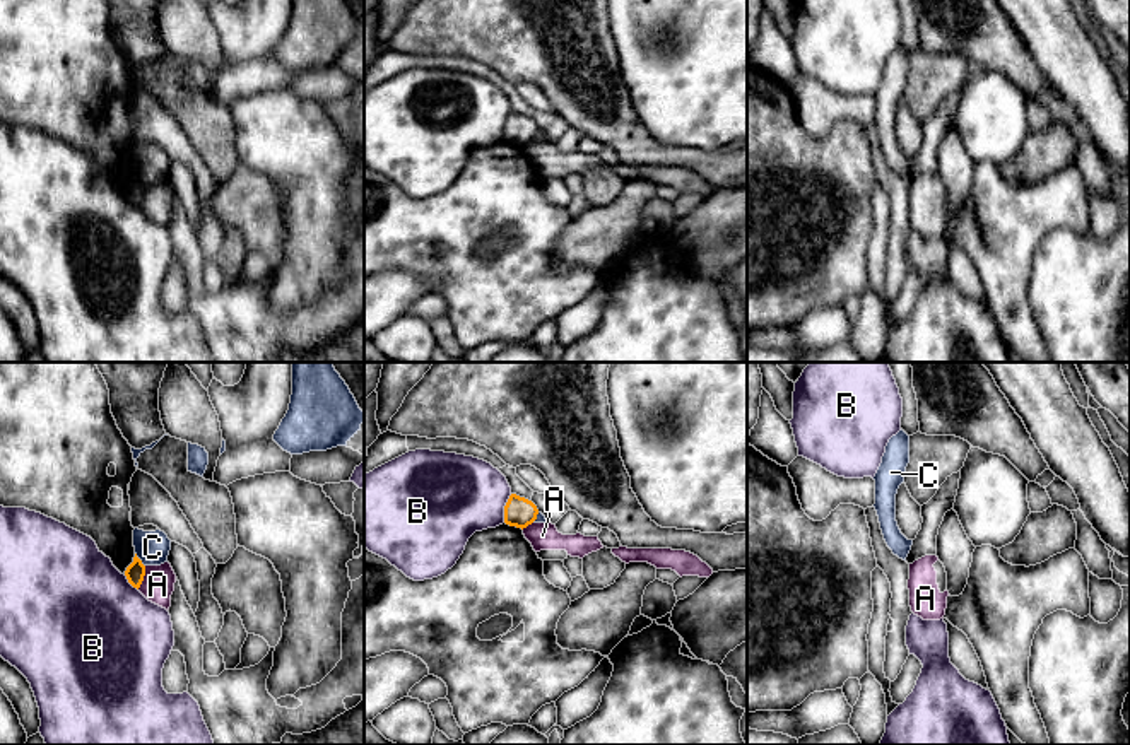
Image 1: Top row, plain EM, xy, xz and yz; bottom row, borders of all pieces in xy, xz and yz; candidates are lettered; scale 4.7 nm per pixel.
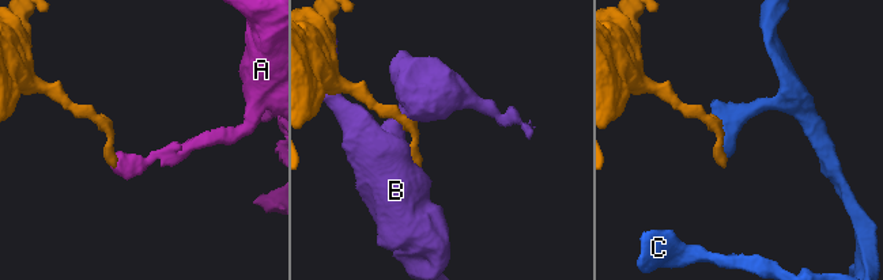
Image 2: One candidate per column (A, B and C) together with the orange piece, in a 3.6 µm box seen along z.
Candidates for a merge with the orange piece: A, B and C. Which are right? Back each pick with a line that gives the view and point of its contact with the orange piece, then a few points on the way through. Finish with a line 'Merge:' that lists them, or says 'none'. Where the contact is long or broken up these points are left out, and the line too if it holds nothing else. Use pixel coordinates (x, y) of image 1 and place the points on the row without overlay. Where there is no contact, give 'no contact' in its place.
Merge: none

